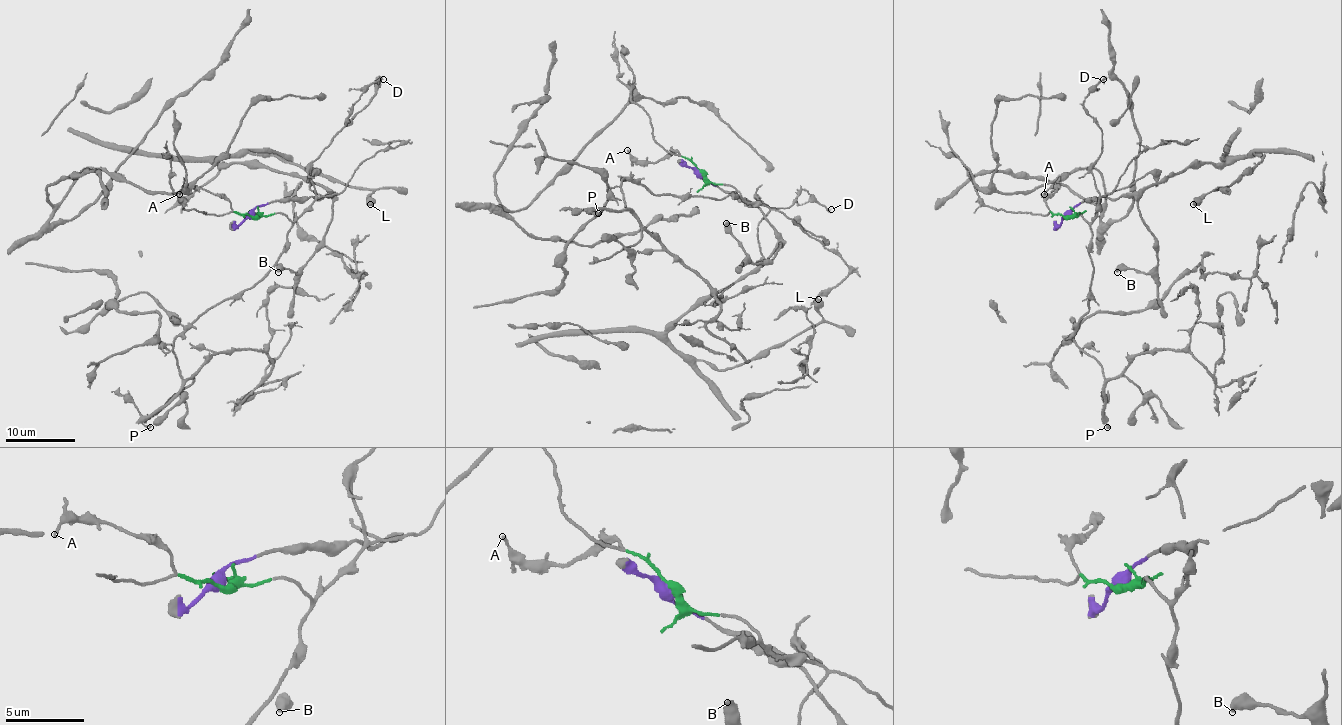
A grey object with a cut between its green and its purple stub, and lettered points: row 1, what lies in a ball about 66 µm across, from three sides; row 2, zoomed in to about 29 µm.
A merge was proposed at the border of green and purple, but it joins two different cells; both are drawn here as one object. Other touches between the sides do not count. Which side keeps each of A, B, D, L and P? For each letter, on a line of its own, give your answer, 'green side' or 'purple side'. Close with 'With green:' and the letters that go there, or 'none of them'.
A: green side
B: purple side
D: green side
L: purple side
P: green side
With green: A, D, P

